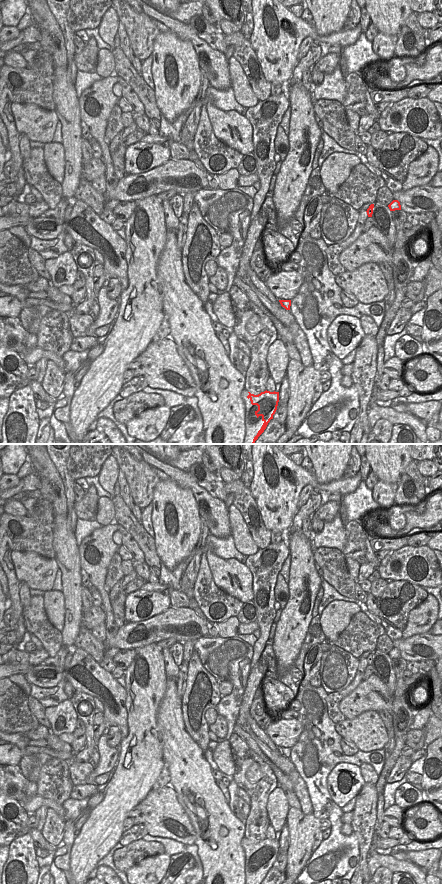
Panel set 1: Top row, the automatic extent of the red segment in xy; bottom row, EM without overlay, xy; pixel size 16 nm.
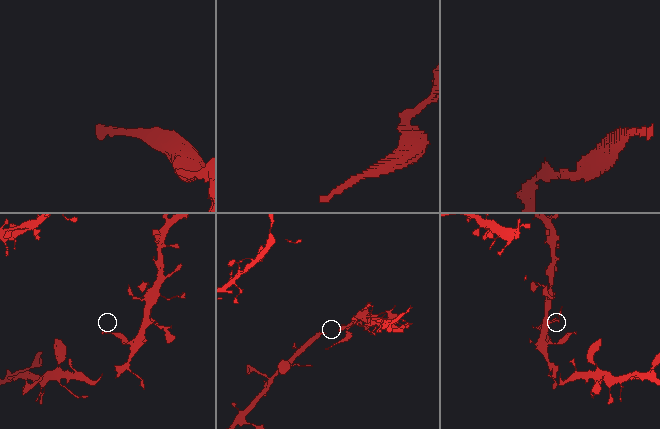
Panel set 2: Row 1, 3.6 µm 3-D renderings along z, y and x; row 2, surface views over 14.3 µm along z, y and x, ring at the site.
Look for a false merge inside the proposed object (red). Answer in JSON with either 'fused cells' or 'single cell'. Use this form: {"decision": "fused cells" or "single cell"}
{"decision": "single cell"}

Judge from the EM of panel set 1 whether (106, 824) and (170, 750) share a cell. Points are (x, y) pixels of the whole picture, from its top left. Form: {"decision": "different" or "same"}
{"decision": "different"}

